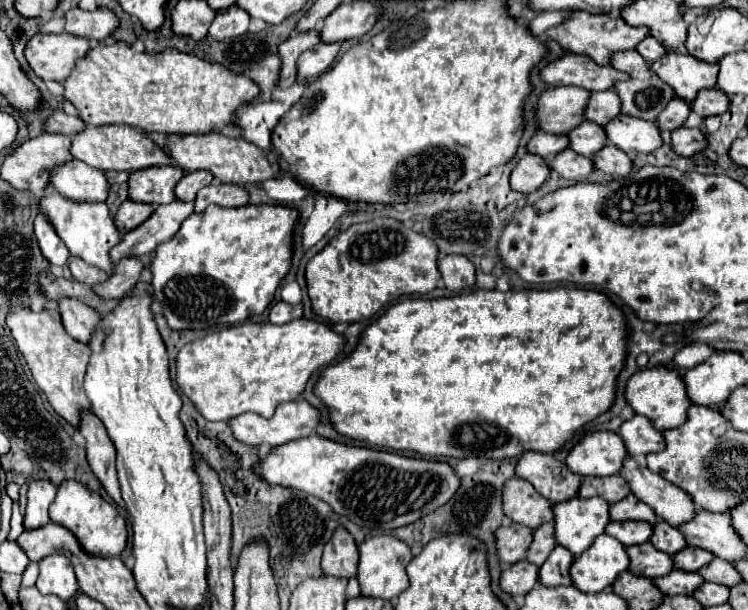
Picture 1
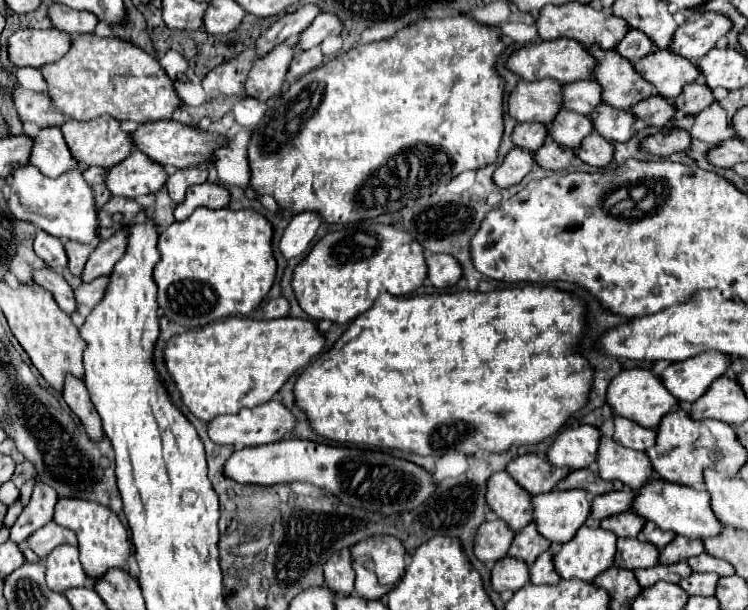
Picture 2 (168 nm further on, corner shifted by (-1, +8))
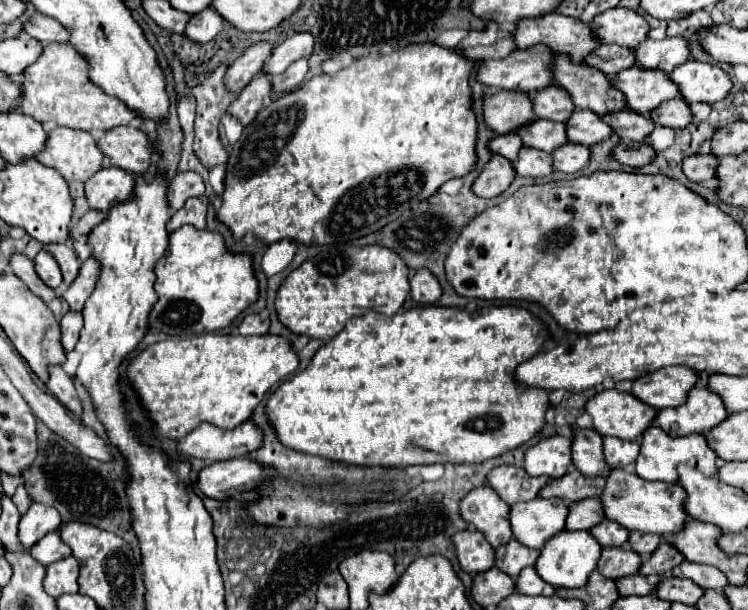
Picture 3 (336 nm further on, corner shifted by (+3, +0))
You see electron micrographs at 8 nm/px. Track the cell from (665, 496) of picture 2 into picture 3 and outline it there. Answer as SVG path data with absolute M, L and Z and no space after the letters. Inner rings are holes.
M613 470L607 476L605 488L601 492L601 506L605 518L623 524L627 530L639 530L639 532L651 532L651 534L669 534L683 528L685 520L689 518L683 508L685 502L685 490L679 484L667 484L667 482L649 482L641 480L637 474L625 472L625 470Z

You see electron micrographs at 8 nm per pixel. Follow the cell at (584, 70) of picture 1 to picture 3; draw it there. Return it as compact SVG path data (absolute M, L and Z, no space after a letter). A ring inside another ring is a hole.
M535 44L527 50L513 50L505 58L487 58L477 70L477 80L491 88L535 92L551 84L549 66L553 52L545 44Z

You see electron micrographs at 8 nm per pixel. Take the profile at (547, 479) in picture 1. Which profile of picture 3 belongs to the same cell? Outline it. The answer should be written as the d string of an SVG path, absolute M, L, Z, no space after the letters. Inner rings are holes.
M497 466L487 474L487 484L509 506L537 498L539 490L547 484L547 480L549 478L545 476L533 478L523 468L517 468L517 466Z

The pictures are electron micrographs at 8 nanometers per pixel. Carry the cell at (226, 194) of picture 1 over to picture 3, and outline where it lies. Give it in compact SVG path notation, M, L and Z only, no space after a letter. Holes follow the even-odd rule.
M205 196L187 200L185 206L171 216L171 220L169 220L169 224L167 224L167 232L171 234L171 232L175 232L177 228L181 228L181 226L185 226L185 224L191 224L191 226L195 226L197 230L203 230L203 228L205 228L207 206L209 206L209 200L207 200Z

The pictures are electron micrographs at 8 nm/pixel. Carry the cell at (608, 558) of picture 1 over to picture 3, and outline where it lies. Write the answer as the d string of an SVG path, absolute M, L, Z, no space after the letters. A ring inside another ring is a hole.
M563 530L561 534L555 534L549 544L541 548L541 556L535 562L537 574L551 584L553 588L581 588L585 586L585 580L589 578L589 572L597 568L597 558L601 556L601 546L597 540L587 530L579 532L567 532Z

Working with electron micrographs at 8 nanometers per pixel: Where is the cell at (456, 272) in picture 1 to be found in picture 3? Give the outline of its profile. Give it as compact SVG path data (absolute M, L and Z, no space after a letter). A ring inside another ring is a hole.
M425 268L417 270L409 278L409 284L411 284L411 298L417 304L425 304L425 306L435 304L441 296L441 286L437 284L437 278L431 272L425 272Z

